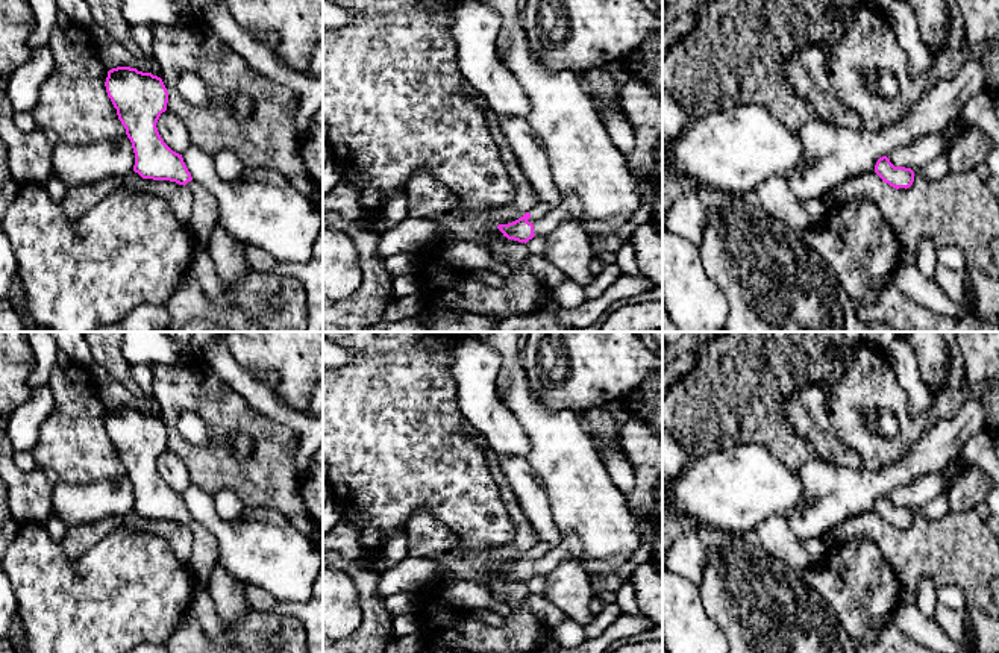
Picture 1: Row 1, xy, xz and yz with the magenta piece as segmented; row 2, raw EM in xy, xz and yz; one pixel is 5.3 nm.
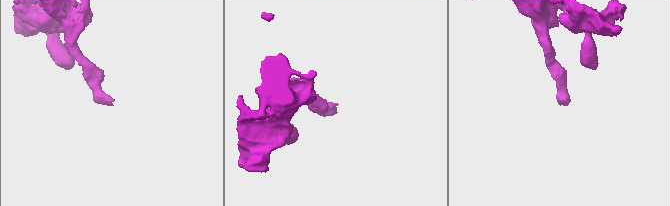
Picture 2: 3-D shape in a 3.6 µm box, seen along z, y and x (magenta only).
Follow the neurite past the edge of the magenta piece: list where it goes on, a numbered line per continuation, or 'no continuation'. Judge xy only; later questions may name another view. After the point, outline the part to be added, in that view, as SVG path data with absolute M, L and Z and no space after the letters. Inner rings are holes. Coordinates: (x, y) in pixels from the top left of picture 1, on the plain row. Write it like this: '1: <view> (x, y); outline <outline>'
1: xy (205, 549); outline M193 518L185 526L193 535L193 553L186 565L193 574L194 586L205 588L218 561L218 542L197 520Z

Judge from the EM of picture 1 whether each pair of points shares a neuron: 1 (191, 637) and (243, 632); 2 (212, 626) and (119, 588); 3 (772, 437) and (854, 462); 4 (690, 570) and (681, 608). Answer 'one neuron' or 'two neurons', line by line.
1: two neurons
2: two neurons
3: two neurons
4: two neurons

